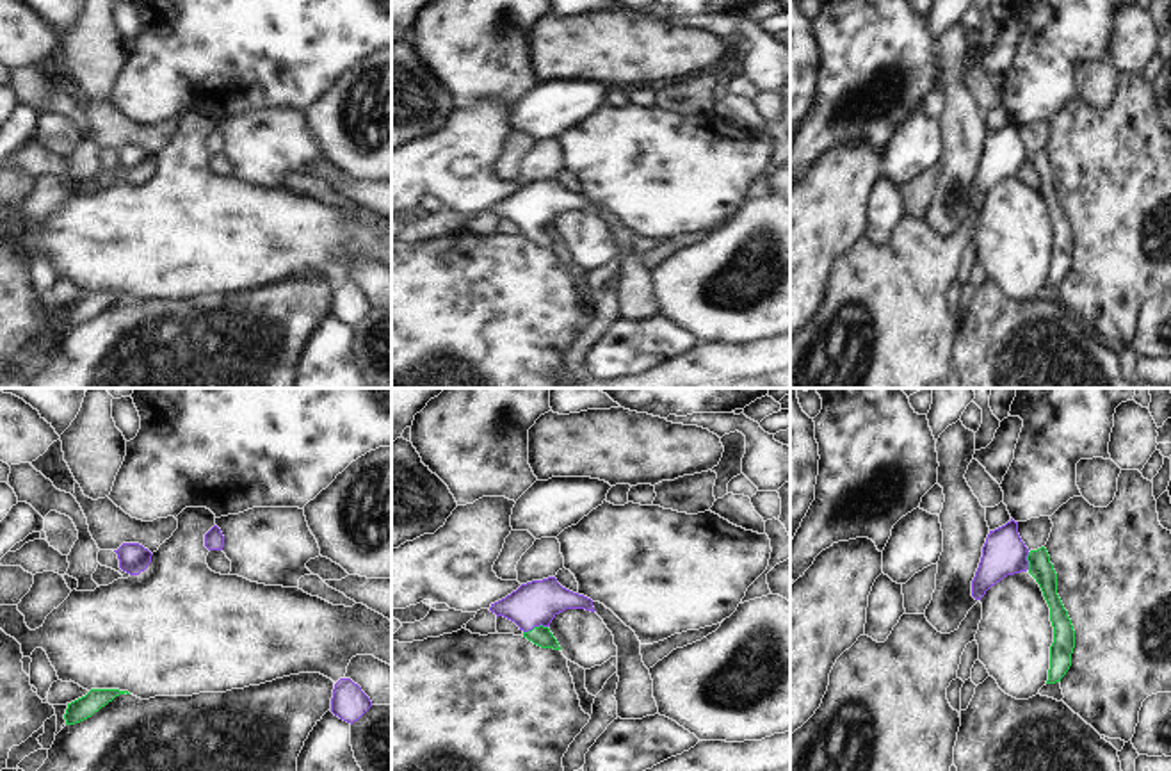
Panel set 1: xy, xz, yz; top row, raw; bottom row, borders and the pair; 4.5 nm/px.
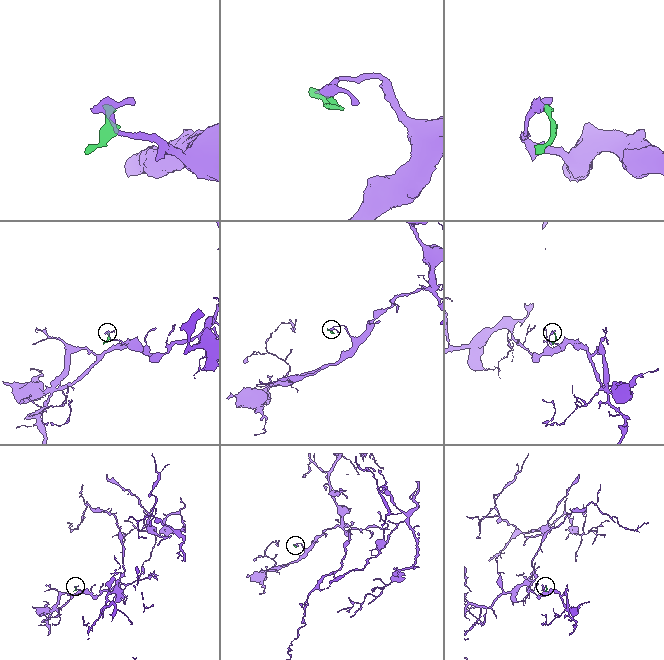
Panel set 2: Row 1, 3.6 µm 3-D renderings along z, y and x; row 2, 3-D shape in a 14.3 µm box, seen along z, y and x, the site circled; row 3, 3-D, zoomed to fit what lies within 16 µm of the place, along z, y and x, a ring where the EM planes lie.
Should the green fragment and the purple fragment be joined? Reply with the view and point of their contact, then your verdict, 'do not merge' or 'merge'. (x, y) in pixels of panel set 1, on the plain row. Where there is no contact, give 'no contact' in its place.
contact xz (534, 228); merge

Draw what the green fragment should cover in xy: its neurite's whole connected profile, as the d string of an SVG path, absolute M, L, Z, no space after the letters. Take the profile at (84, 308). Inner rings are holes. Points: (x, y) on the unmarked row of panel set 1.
M91 290L85 297L68 304L64 315L66 326L75 326L91 319L116 297L125 294L130 296L128 292L119 292L119 290Z

